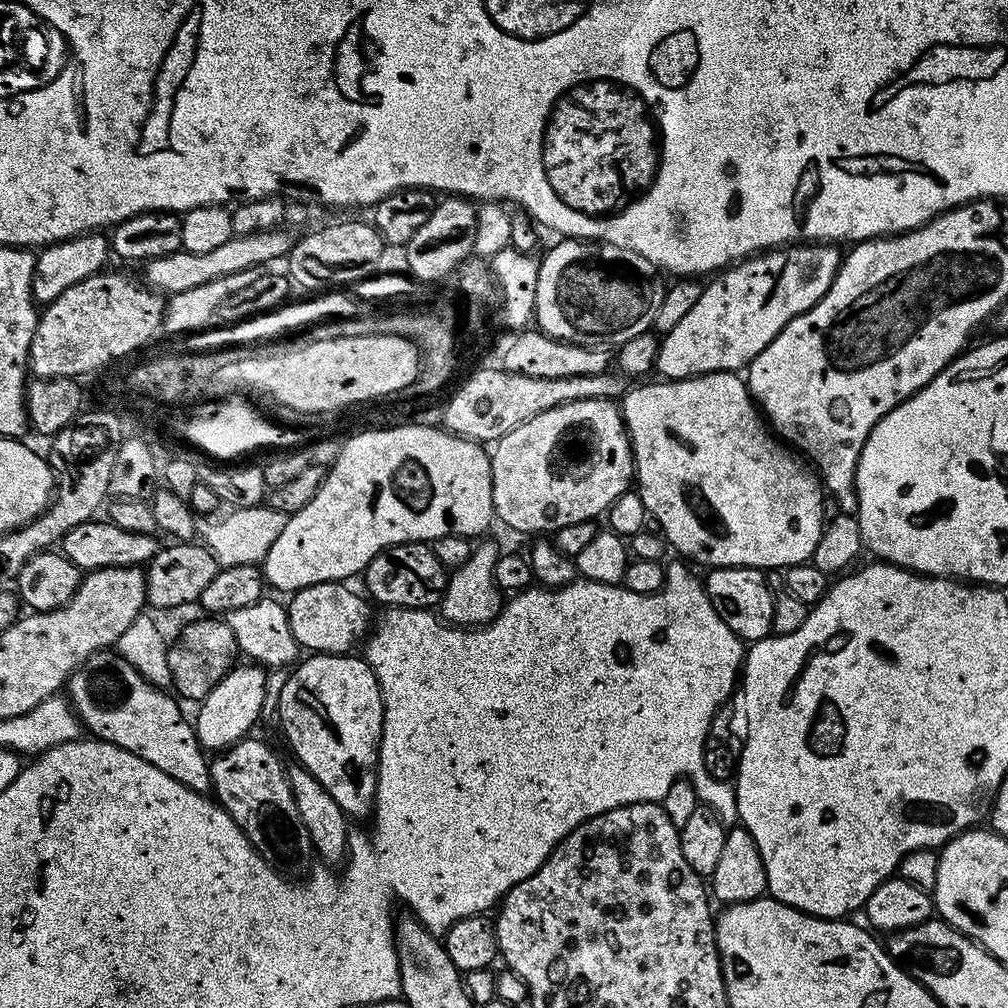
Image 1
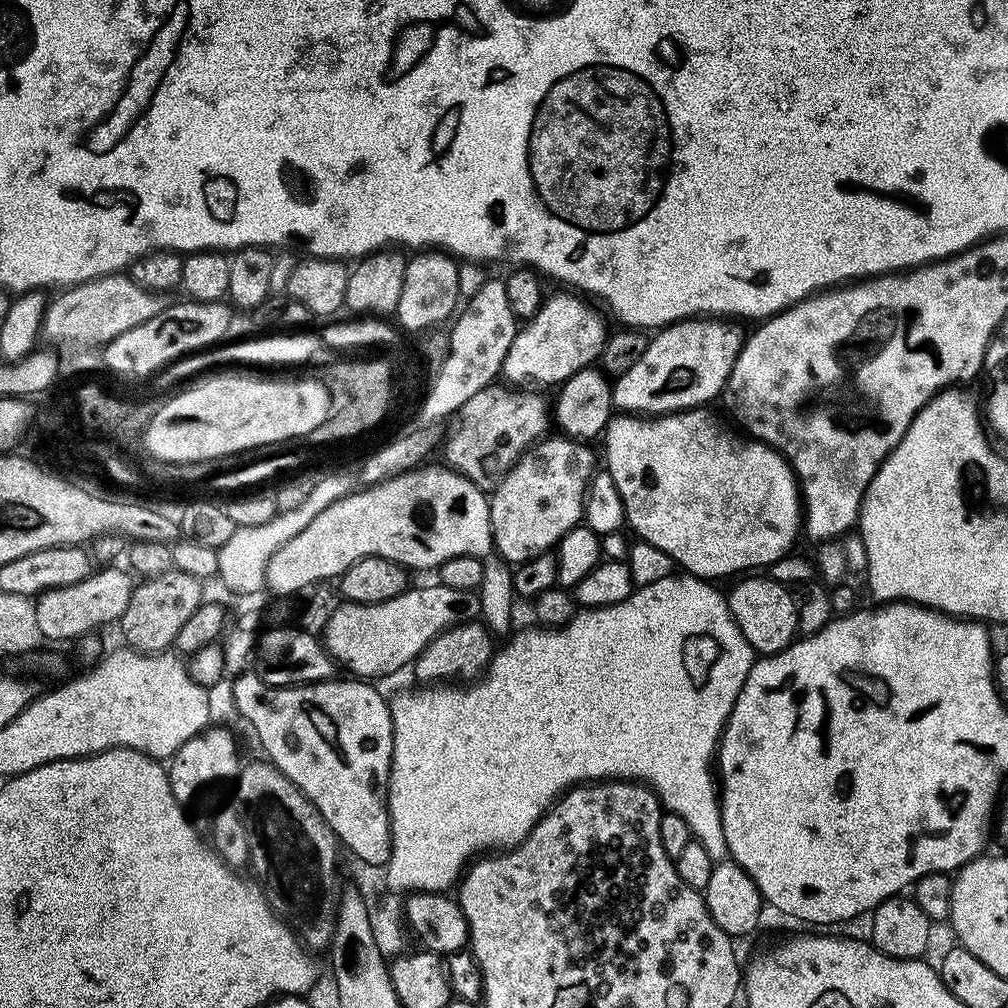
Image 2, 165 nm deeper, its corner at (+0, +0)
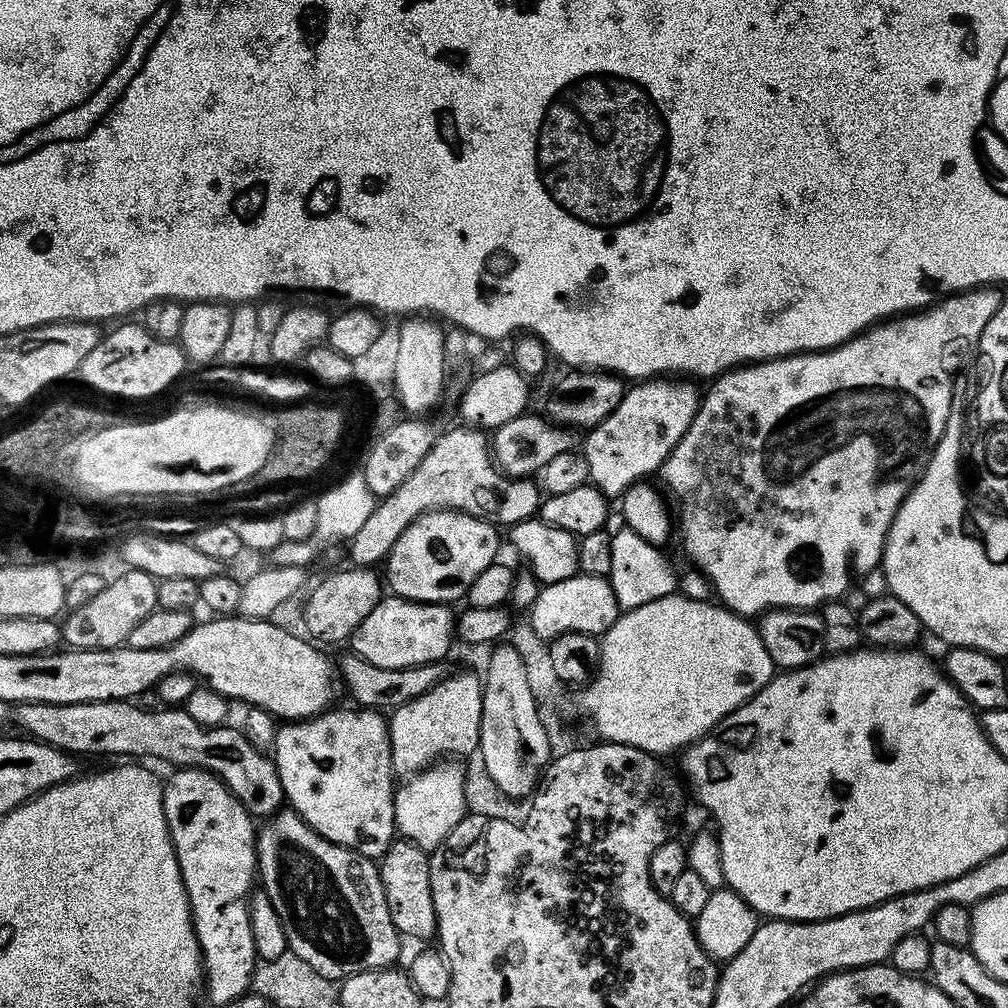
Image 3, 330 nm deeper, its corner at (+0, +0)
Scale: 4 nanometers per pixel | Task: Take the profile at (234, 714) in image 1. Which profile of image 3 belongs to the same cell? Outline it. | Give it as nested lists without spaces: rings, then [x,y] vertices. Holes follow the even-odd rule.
[[[181,768],[173,773],[169,780],[163,781],[168,833],[176,851],[182,882],[186,886],[188,908],[192,911],[192,925],[200,943],[200,955],[204,958],[206,1000],[208,996],[210,1003],[226,1006],[249,991],[252,972],[258,963],[249,912],[249,895],[258,876],[257,829],[253,817],[249,816],[238,798],[234,798],[232,791],[213,772],[206,772],[202,768]]]

